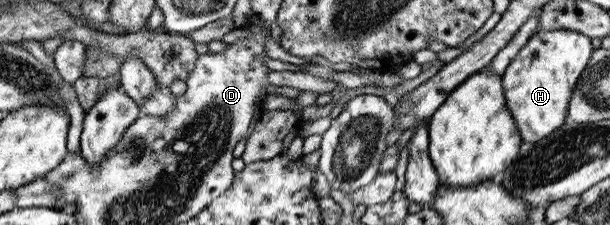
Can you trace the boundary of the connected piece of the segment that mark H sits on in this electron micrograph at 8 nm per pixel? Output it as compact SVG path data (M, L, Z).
M539 30L502 73L507 108L515 118L523 142L535 143L567 124L575 85L594 50L591 39L591 36L573 30Z

